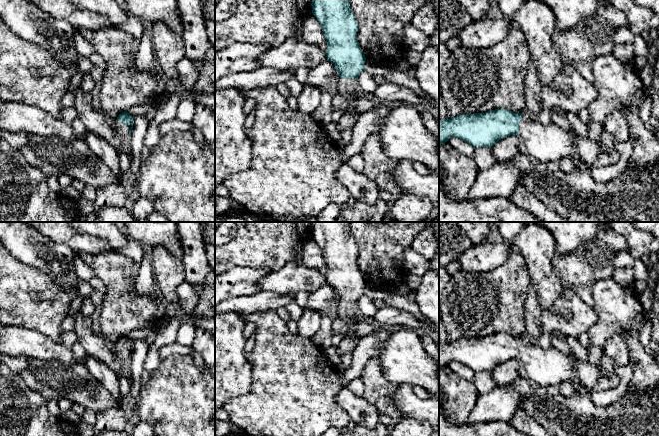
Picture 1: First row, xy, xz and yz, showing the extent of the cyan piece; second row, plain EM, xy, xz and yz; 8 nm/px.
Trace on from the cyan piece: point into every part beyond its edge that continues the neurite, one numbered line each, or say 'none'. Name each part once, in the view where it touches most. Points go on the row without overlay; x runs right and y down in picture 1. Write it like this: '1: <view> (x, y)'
1: xy (121, 353)

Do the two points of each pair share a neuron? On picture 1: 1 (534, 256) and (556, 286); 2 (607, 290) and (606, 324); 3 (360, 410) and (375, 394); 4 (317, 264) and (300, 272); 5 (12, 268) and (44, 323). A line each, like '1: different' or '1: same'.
1: same
2: same
3: different
4: different
5: same

